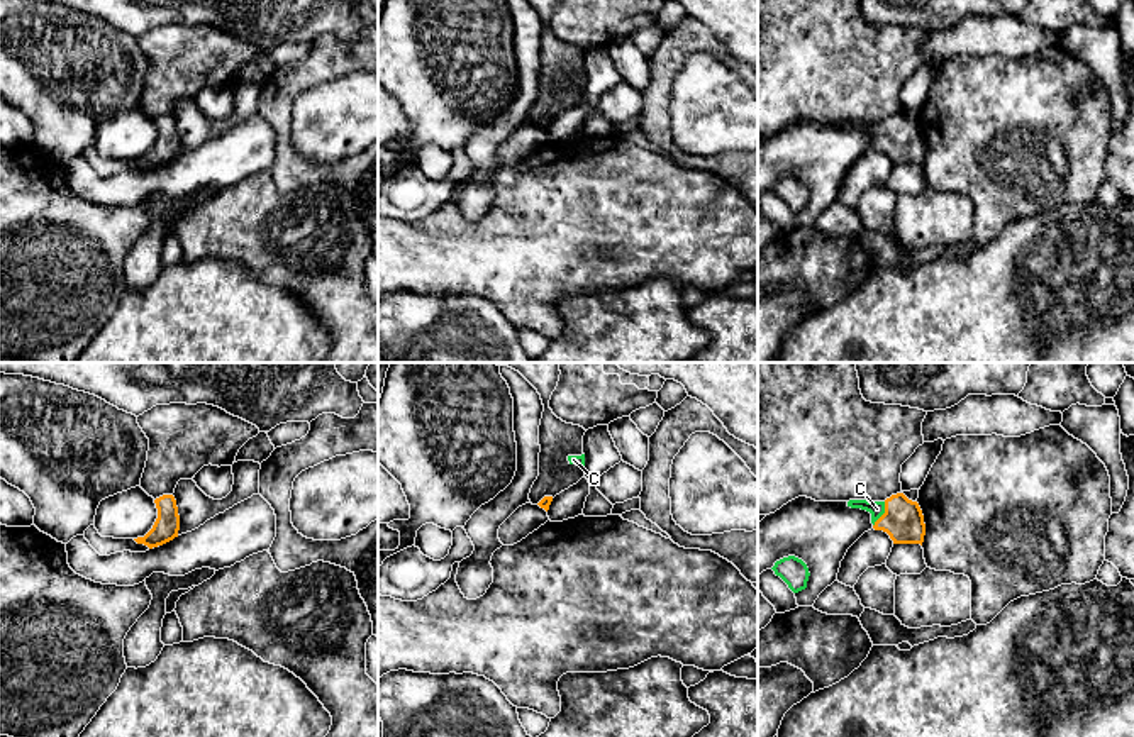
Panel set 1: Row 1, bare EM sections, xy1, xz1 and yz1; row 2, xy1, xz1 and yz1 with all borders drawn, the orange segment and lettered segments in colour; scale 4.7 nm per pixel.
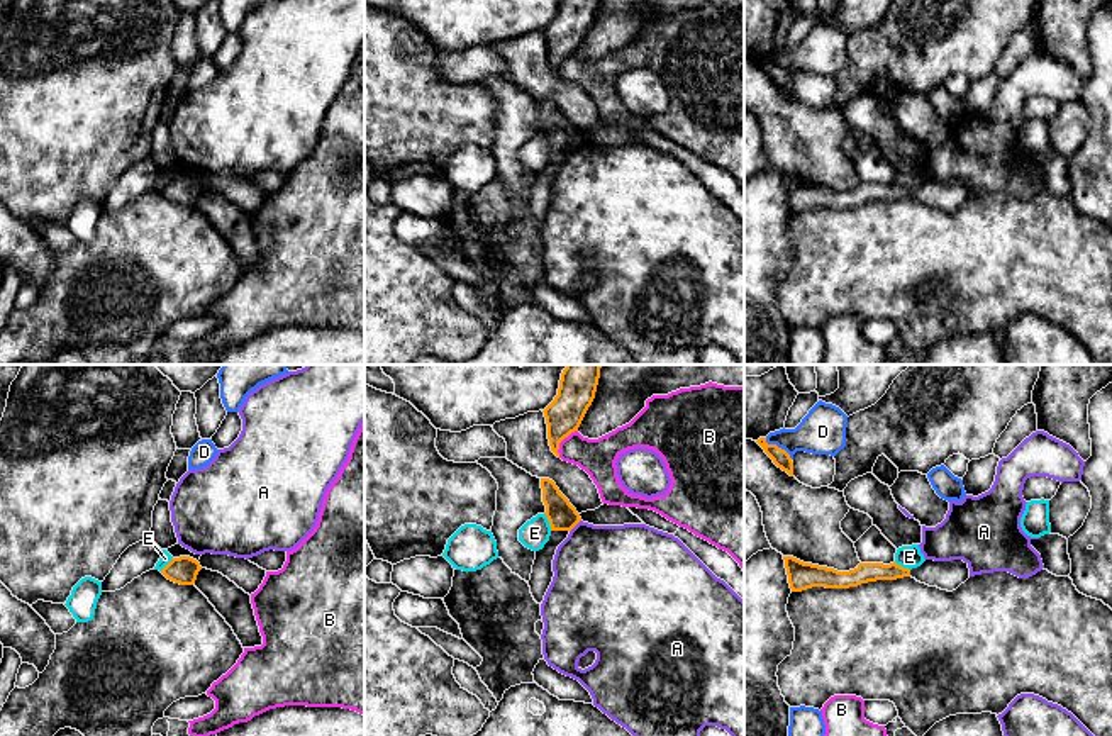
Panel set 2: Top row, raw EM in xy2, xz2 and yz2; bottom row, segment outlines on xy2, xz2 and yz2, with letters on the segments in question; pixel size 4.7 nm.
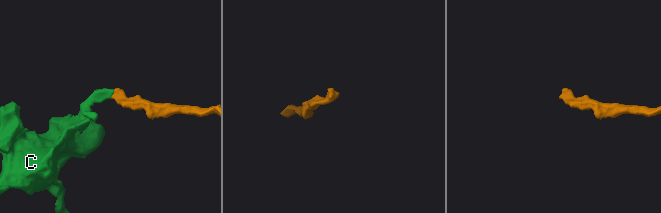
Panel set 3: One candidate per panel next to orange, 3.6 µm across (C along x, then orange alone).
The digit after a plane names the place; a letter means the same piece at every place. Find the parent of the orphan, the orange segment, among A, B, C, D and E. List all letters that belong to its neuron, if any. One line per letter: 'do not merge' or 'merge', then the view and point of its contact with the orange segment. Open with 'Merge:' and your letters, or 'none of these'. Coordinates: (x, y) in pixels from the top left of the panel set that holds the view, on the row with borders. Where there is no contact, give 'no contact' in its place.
Merge: C
A: do not merge; meets orange in xz2 at (575, 524)
B: do not merge; meets orange in xz2 at (561, 440)
C: merge; meets orange in yz1 at (883, 514)
D: do not merge; meets orange in yz2 at (777, 446)
E: do not merge; meets orange in xz2 at (548, 519)

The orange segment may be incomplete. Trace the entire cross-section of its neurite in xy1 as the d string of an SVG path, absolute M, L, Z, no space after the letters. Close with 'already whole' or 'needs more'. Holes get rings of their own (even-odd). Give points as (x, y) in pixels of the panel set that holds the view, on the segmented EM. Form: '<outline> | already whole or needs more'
M163 495L156 498L154 503L158 508L158 518L153 529L144 537L134 539L137 544L144 544L149 549L173 540L175 537L178 537L180 530L180 515L175 496Z | already whole

